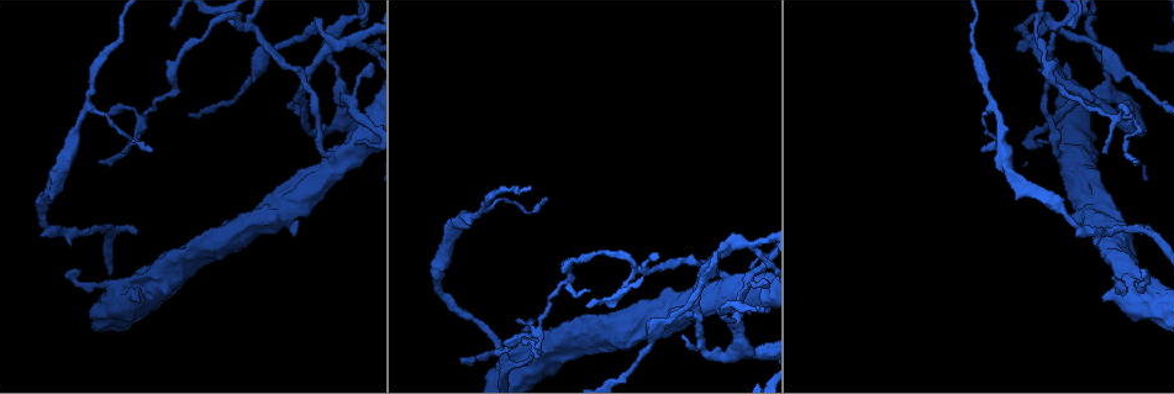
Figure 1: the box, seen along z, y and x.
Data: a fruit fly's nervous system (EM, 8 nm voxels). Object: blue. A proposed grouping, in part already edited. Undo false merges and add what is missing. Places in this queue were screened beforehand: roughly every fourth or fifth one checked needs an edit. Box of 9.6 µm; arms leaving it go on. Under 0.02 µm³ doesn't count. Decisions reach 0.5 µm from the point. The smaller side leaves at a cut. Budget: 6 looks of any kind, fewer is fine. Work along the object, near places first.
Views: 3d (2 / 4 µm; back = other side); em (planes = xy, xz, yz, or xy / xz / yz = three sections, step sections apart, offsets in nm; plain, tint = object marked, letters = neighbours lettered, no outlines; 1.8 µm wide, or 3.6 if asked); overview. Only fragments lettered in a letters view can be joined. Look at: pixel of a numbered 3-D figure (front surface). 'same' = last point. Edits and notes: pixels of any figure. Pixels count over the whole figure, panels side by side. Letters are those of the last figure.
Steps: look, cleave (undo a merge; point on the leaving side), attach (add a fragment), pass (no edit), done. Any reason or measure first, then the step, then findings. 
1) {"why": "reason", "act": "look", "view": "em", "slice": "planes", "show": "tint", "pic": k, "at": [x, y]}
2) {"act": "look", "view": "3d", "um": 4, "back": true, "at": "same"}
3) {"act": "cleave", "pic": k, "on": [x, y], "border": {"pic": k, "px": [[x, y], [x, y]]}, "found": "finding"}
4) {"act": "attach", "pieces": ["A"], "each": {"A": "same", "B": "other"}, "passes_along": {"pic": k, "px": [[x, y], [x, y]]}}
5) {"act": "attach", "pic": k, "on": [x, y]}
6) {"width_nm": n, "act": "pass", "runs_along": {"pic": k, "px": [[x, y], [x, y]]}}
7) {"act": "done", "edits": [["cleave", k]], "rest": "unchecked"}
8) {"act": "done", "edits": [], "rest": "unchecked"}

{"why": "a fork", "act": "look", "view": "3d", "um": 2, "pic": 1, "at": [1027, 42]}

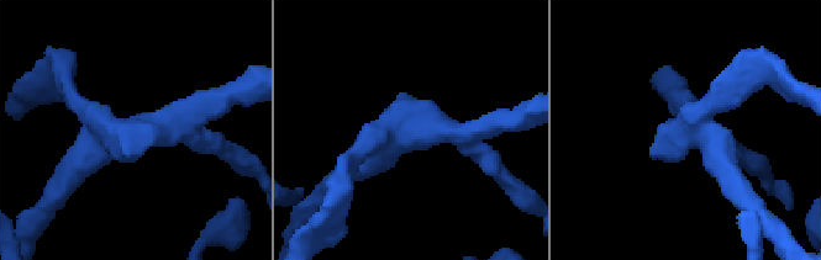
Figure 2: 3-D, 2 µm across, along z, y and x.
{"why": "shape alone is not enough", "act": "look", "view": "em", "slice": "planes", "show": "letters", "pic": 2, "at": [690, 134]}

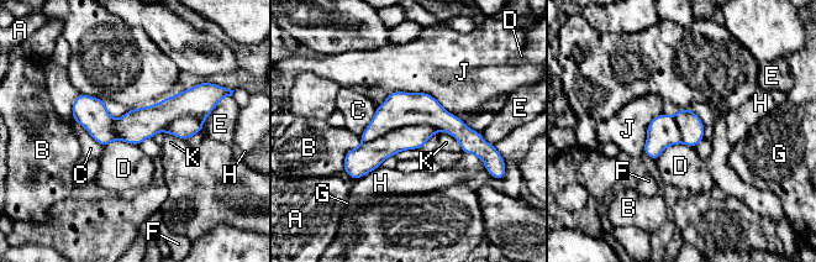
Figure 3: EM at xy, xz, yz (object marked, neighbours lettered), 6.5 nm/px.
{"act": "cleave", "pic": 3, "on": [373, 152], "each": {"A": "other", "B": "other", "C": "other", "D": "other", "E": "other", "F": "other", "G": "other", "H": "other", "J": "other", "K": "other"}, "border": {"pic": 3, "px": [[438, 130], [404, 125], [362, 142]]}, "found": "two cells meet here"}

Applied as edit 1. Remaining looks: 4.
{"act": "look", "view": "overview"}

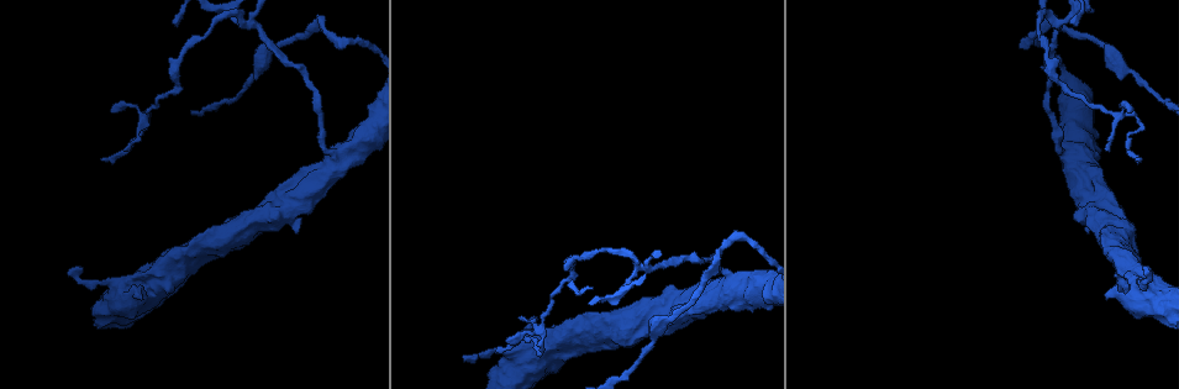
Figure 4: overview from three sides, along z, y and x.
{"act": "look", "view": "em", "slice": "xz", "step": 8, "show": "tint", "pic": 4, "at": [243, 24]}

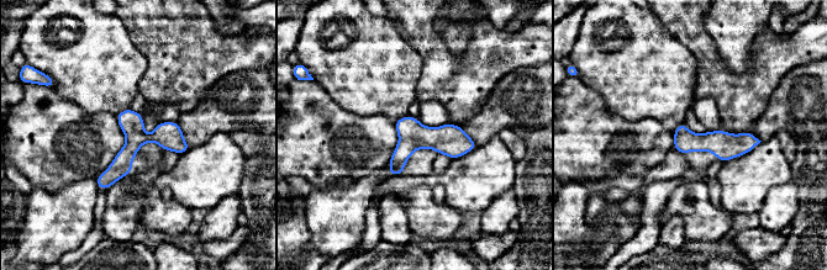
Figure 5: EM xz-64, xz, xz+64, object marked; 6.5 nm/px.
{"act": "look", "view": "em", "slice": "yz", "step": 4, "show": "letters", "at": "same"}

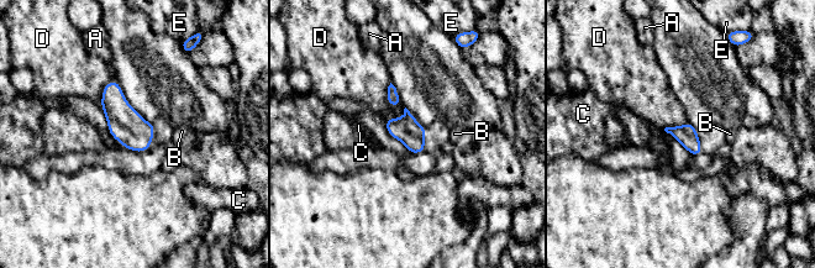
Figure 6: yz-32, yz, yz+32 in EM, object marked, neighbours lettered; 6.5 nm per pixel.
{"width_nm": 140, "act": "pass", "each": {"A": "other", "B": "other", "C": "other", "D": "other", "E": "other"}, "border": {"pic": 6, "px": [[390, 82], [387, 101], [394, 108]]}, "found": "continuous, no second cell"}

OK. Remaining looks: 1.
{"act": "done", "edits": [["cleave", 3]], "rest": "unchecked"}

